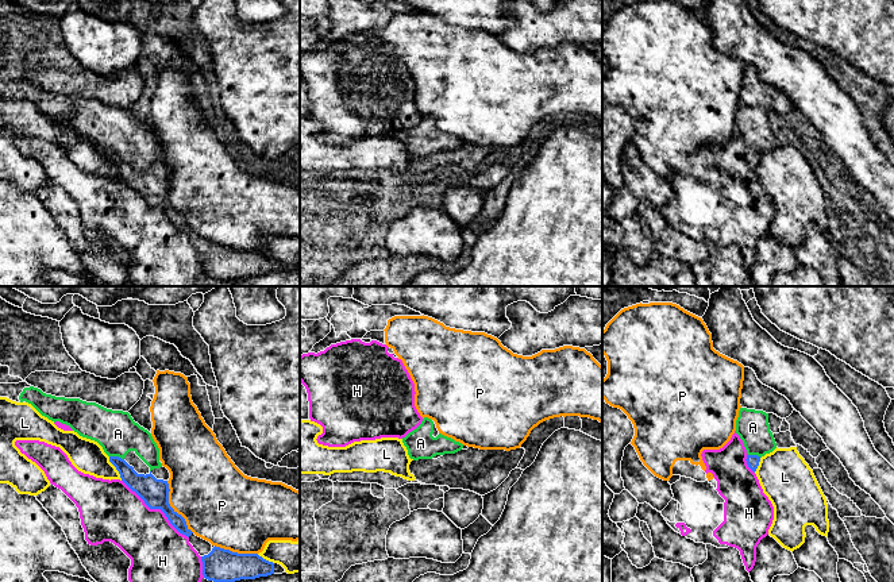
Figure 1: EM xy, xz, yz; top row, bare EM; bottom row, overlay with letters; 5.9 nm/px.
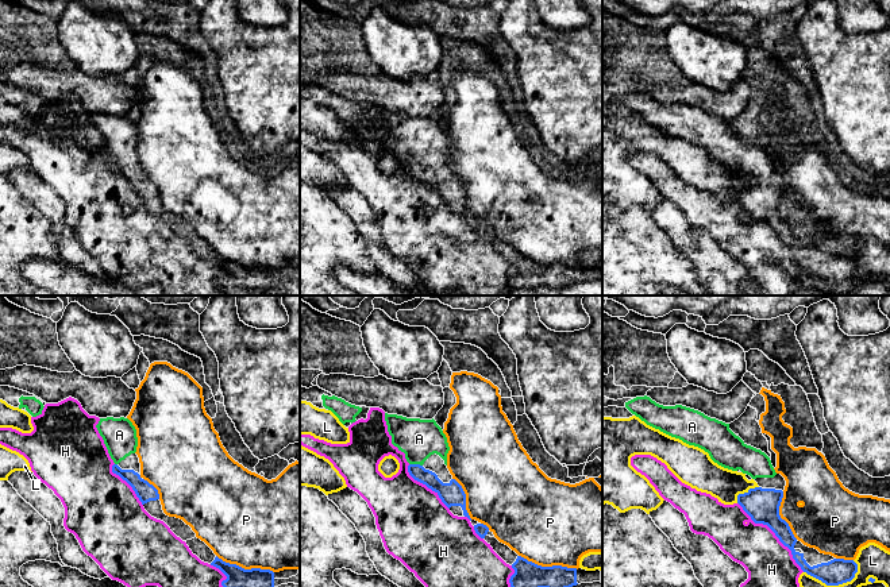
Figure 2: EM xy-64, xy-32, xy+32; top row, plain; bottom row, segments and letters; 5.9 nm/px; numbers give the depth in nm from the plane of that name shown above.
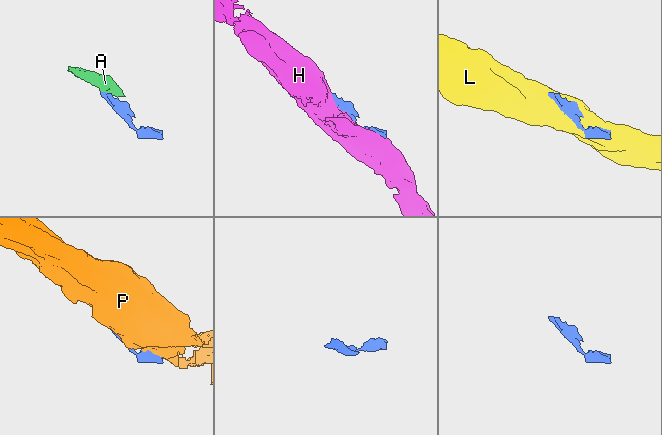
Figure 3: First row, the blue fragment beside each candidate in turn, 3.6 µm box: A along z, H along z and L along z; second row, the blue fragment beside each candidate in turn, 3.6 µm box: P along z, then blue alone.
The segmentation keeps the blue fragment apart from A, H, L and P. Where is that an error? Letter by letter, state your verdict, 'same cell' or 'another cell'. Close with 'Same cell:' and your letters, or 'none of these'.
A: same cell
H: another cell
L: another cell
P: another cell
Same cell: A

